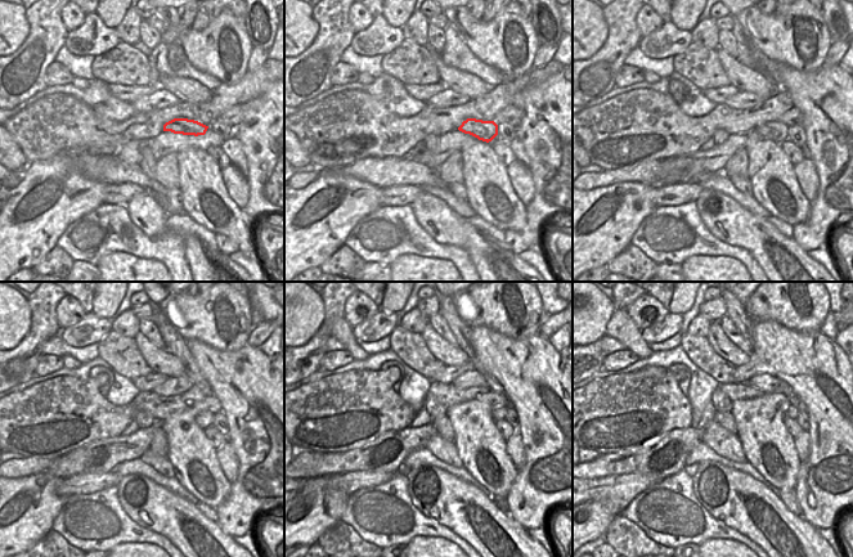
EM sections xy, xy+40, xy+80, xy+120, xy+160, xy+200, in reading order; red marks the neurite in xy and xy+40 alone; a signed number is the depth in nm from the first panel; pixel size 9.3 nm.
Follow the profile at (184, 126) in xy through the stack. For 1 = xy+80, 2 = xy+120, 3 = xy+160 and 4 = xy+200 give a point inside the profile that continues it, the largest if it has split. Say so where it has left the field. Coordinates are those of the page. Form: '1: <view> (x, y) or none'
1: xy+80 (776, 131)
2: xy+120 (203, 420)
3: xy+160 (498, 413)
4: xy+200 (791, 412)

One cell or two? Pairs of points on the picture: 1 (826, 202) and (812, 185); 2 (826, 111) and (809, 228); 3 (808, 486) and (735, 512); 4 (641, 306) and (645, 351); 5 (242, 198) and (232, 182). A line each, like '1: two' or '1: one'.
1: two
2: one
3: two
4: two
5: one

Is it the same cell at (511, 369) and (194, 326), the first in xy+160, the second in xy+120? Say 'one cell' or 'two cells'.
two cells

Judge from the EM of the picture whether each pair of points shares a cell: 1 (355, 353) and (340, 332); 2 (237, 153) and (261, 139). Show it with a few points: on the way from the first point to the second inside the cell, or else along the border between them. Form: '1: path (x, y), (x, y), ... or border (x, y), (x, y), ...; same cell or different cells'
1: path (353, 347), (345, 337); same cell
2: border (232, 135), (243, 151), (248, 169), (246, 176); different cells

